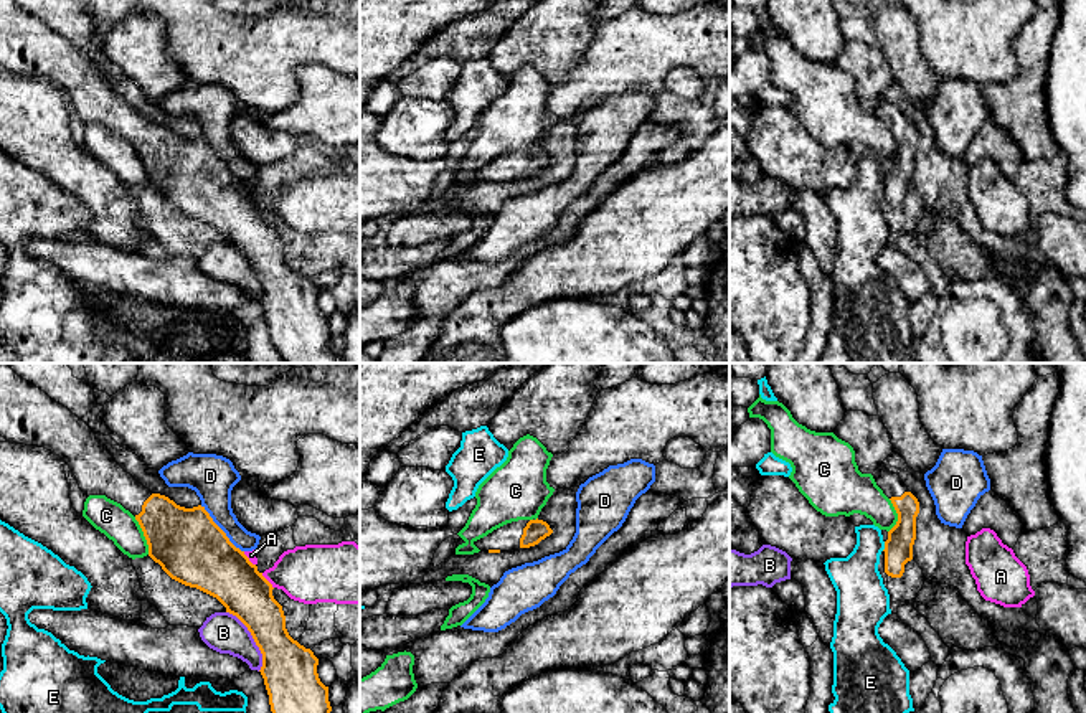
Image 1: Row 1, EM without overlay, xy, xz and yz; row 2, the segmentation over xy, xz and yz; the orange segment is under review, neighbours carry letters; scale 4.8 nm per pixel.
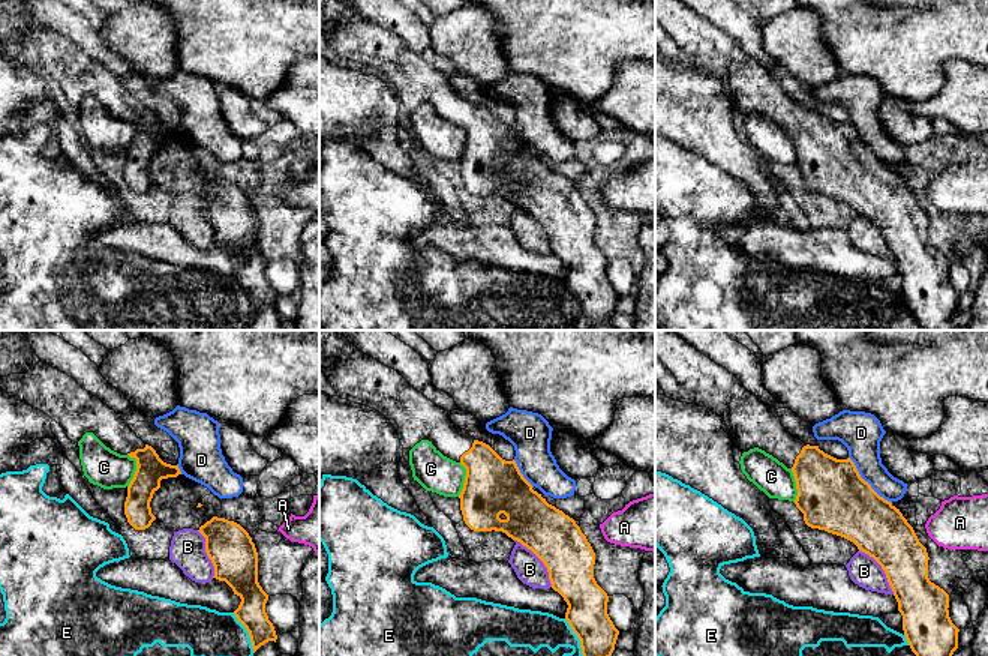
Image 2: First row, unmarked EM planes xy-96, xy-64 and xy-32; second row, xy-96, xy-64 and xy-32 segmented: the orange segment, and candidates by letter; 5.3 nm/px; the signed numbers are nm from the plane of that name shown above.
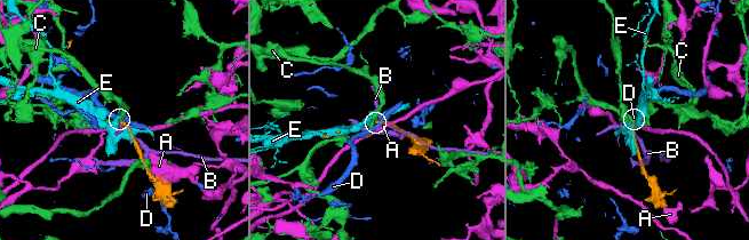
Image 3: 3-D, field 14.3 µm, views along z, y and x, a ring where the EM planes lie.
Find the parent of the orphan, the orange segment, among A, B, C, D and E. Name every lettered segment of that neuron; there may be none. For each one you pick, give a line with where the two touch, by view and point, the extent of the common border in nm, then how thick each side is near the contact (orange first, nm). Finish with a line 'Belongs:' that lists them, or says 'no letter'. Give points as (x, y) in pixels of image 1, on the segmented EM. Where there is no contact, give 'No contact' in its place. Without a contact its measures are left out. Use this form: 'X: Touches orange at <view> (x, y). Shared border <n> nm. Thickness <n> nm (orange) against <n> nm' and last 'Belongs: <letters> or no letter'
Belongs: no letter

